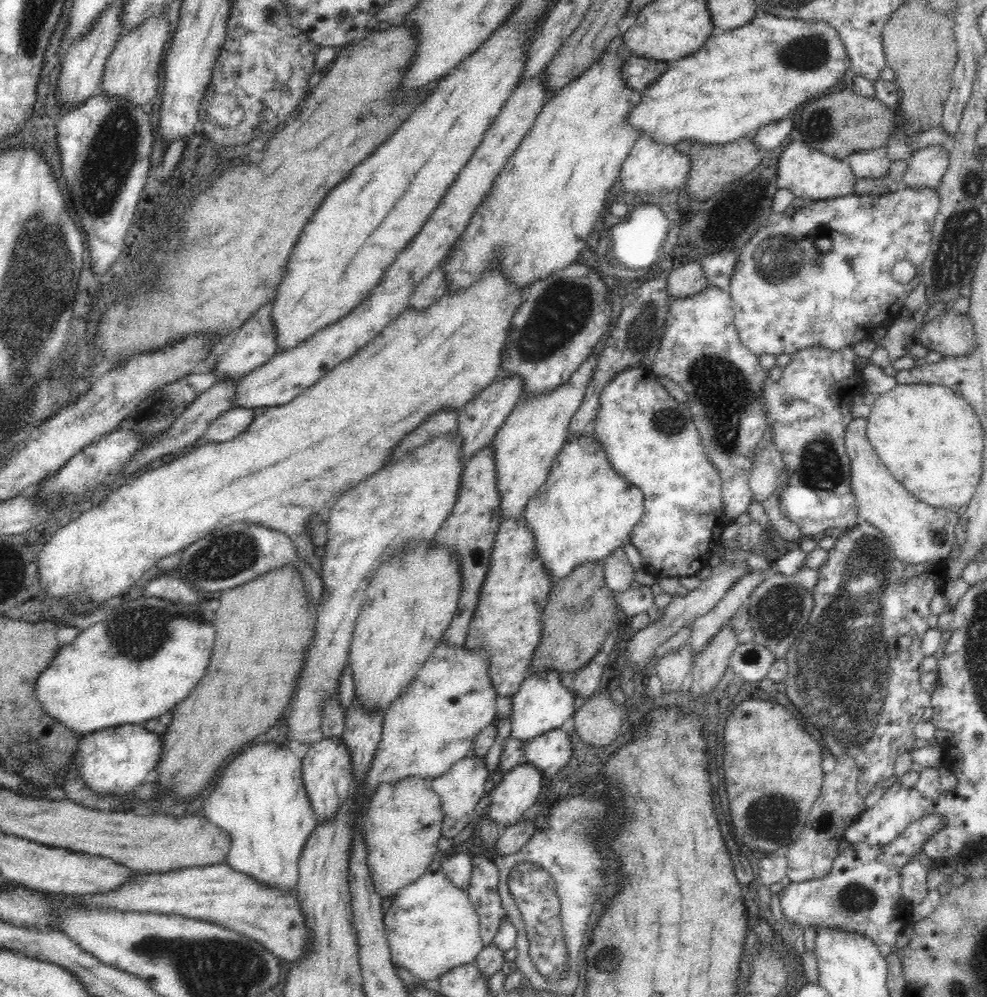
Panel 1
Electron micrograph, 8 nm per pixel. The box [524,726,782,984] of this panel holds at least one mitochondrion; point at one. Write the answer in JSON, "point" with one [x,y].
{"point":[608,957]}

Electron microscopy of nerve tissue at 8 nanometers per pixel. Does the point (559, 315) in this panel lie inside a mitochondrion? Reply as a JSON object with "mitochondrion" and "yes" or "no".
{"mitochondrion":"yes"}

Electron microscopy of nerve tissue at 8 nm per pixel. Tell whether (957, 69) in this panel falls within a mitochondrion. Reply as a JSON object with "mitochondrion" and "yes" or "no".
{"mitochondrion":"no"}

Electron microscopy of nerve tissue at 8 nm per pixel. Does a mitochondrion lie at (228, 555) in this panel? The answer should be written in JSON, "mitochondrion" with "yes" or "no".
{"mitochondrion":"yes"}

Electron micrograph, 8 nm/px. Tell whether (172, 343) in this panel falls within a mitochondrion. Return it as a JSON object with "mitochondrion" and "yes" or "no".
{"mitochondrion":"no"}

